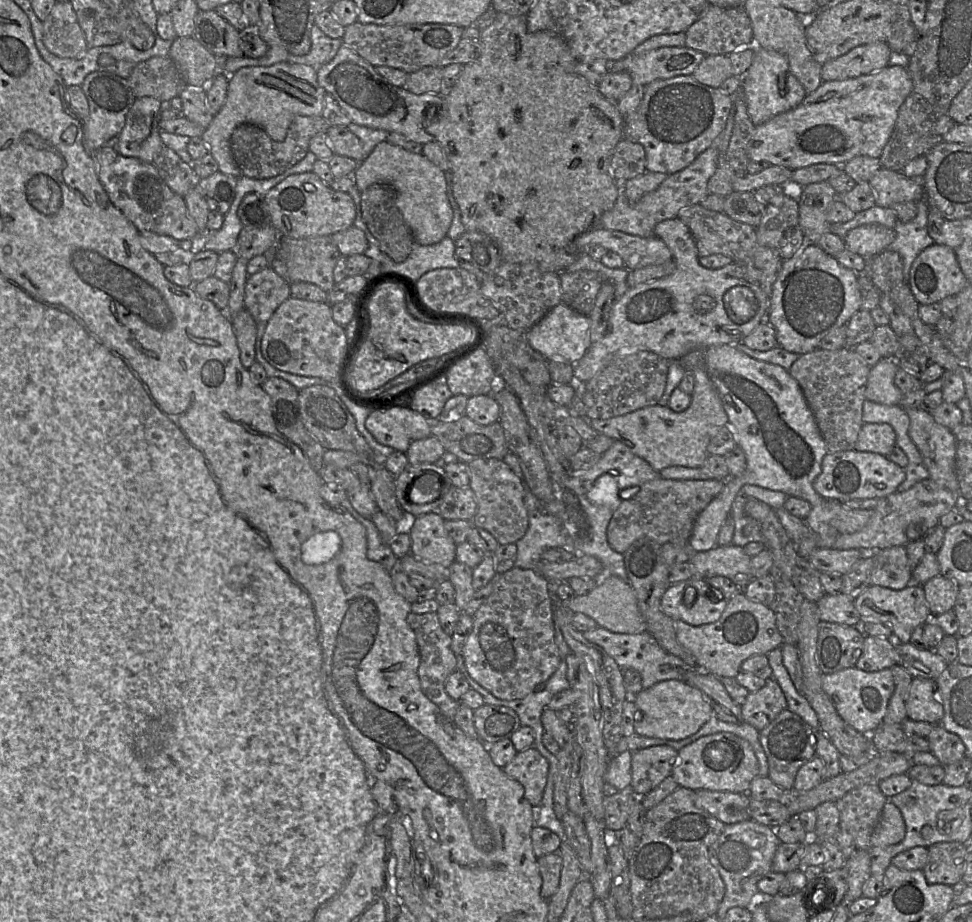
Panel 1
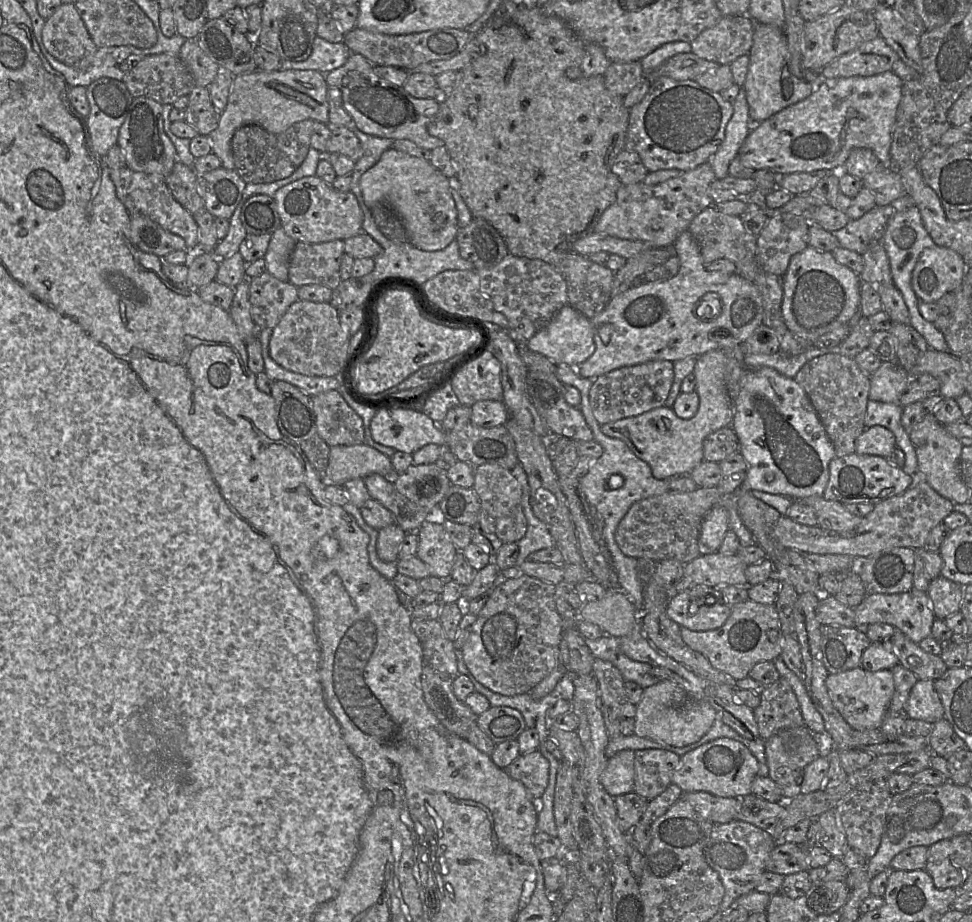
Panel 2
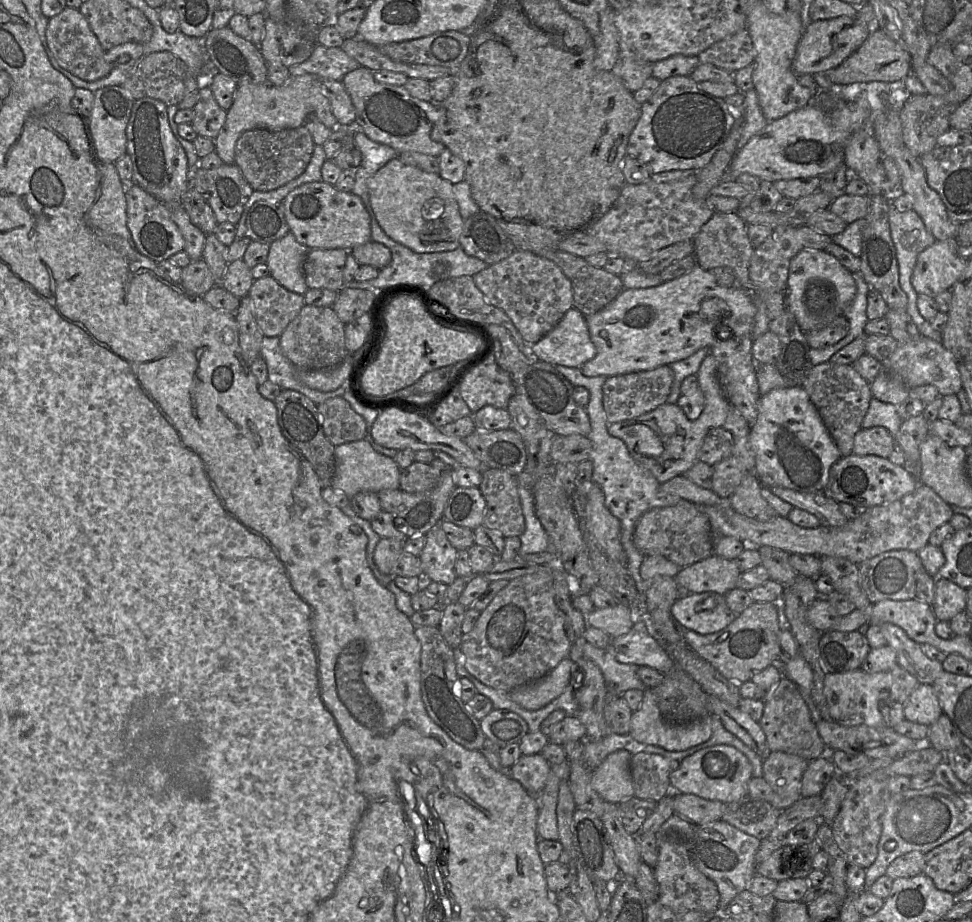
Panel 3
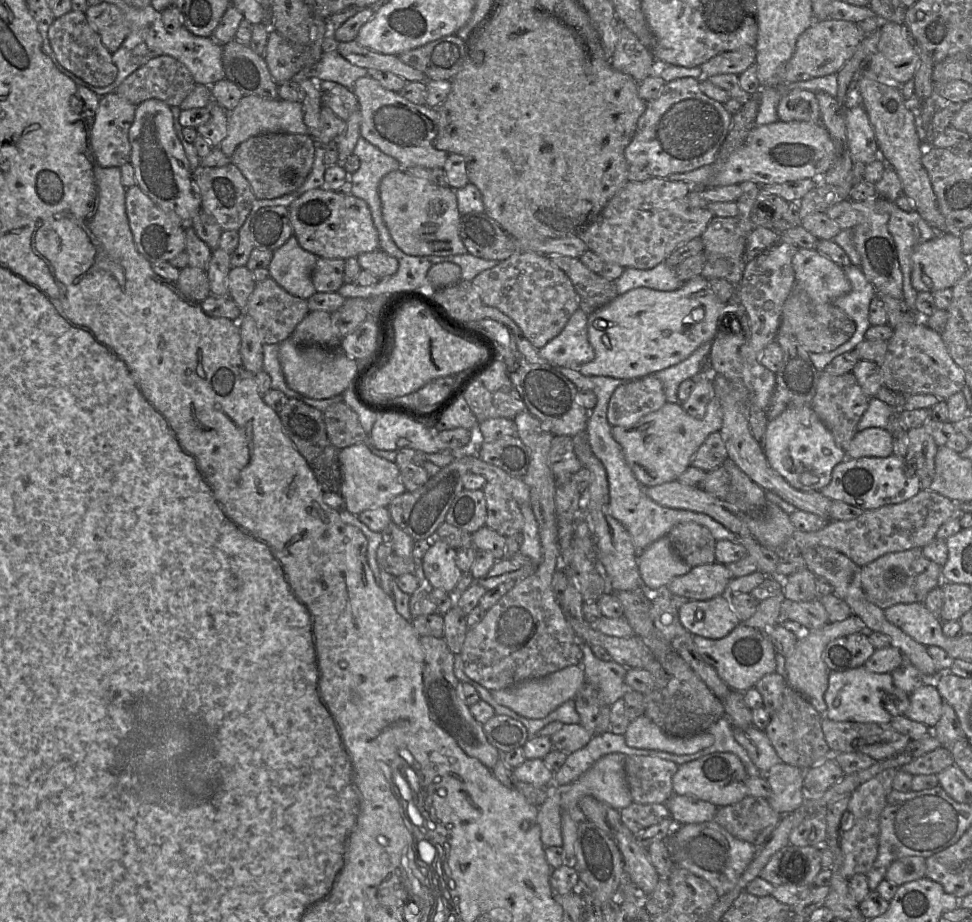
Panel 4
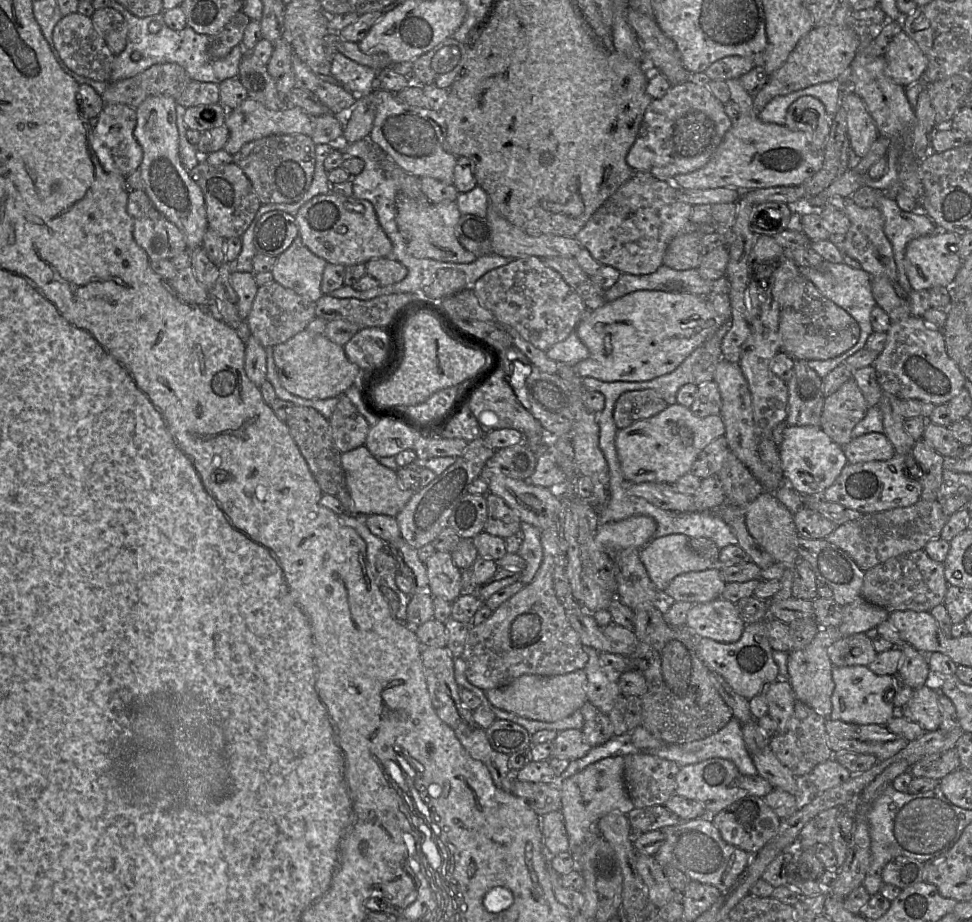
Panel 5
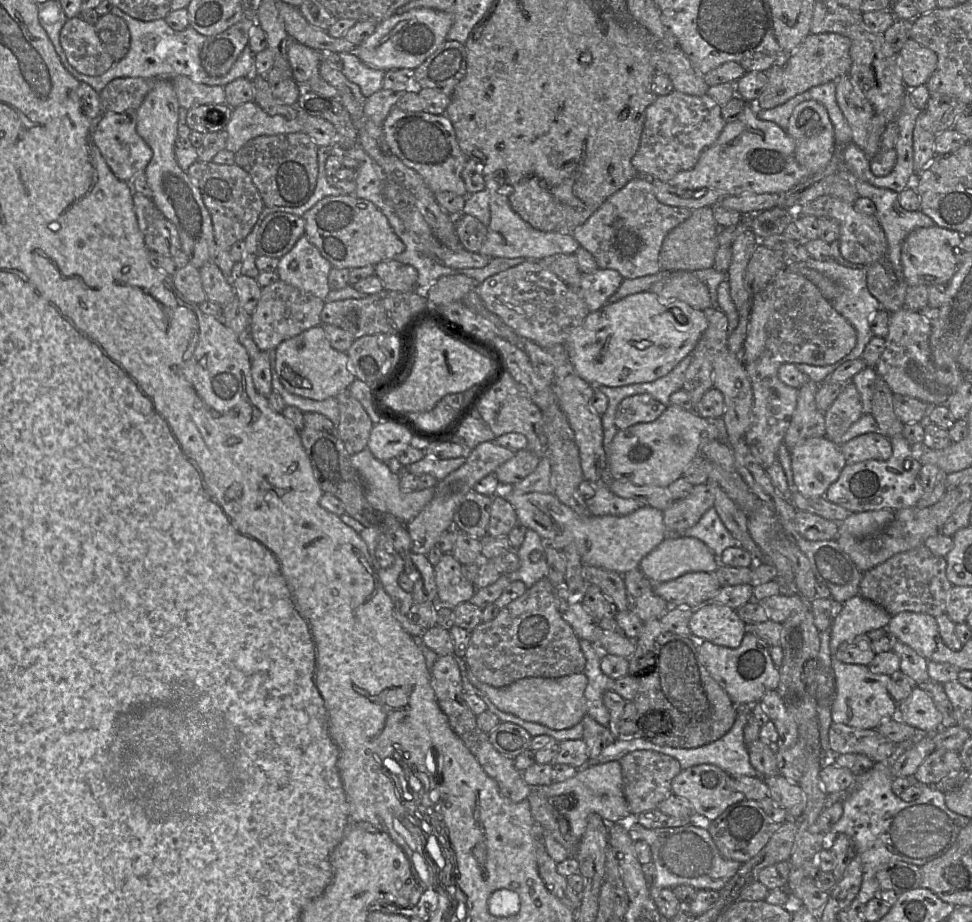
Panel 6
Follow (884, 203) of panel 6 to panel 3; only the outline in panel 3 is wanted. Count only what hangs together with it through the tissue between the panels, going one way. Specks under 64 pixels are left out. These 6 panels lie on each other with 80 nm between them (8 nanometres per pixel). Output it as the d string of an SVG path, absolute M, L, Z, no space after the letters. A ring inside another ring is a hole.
M891 204L889 213L888 213L888 223L890 227L890 234L892 241L896 250L896 259L898 263L899 270L899 285L902 291L907 296L907 308L906 311L911 317L913 323L916 325L921 336L930 338L934 341L941 342L942 333L936 331L932 328L930 322L923 318L917 308L917 297L918 294L914 290L911 284L911 277L916 265L918 255L927 247L934 244L936 239L934 236L926 229L920 216L913 210L908 210L906 212L899 212Z

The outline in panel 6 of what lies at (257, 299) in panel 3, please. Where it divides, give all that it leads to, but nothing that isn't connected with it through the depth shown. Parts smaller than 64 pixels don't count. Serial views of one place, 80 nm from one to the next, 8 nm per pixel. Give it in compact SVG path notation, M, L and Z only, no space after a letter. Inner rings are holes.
M282 281L262 287L261 297L250 318L251 336L261 351L270 351L285 340L321 325L321 312L325 301Z

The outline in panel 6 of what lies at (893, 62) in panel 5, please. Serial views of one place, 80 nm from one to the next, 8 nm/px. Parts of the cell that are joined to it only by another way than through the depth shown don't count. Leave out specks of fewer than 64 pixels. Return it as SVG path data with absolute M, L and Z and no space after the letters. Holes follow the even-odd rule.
M909 38L897 52L904 84L908 89L926 84L937 67L937 55Z

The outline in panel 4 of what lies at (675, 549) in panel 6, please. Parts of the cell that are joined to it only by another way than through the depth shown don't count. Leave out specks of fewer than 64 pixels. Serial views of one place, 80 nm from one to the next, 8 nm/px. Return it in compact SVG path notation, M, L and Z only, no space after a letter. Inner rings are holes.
M667 535L650 544L638 556L637 565L642 586L649 592L666 586L674 577L692 568L675 554Z

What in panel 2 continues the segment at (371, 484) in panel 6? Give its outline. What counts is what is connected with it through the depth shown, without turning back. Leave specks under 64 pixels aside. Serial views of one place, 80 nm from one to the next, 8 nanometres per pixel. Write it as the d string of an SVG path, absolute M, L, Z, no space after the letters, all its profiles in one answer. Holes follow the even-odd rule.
M365 443L330 447L329 464L323 477L327 484L343 486L351 479L364 479L371 474L393 478L391 458Z

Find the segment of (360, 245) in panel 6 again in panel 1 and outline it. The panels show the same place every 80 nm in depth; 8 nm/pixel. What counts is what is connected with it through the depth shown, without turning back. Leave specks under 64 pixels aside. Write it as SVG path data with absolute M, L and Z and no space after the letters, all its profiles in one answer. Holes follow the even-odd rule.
M313 172L294 174L285 178L263 198L271 216L272 227L281 237L305 239L331 236L353 226L356 218L356 206L351 195L335 191Z

